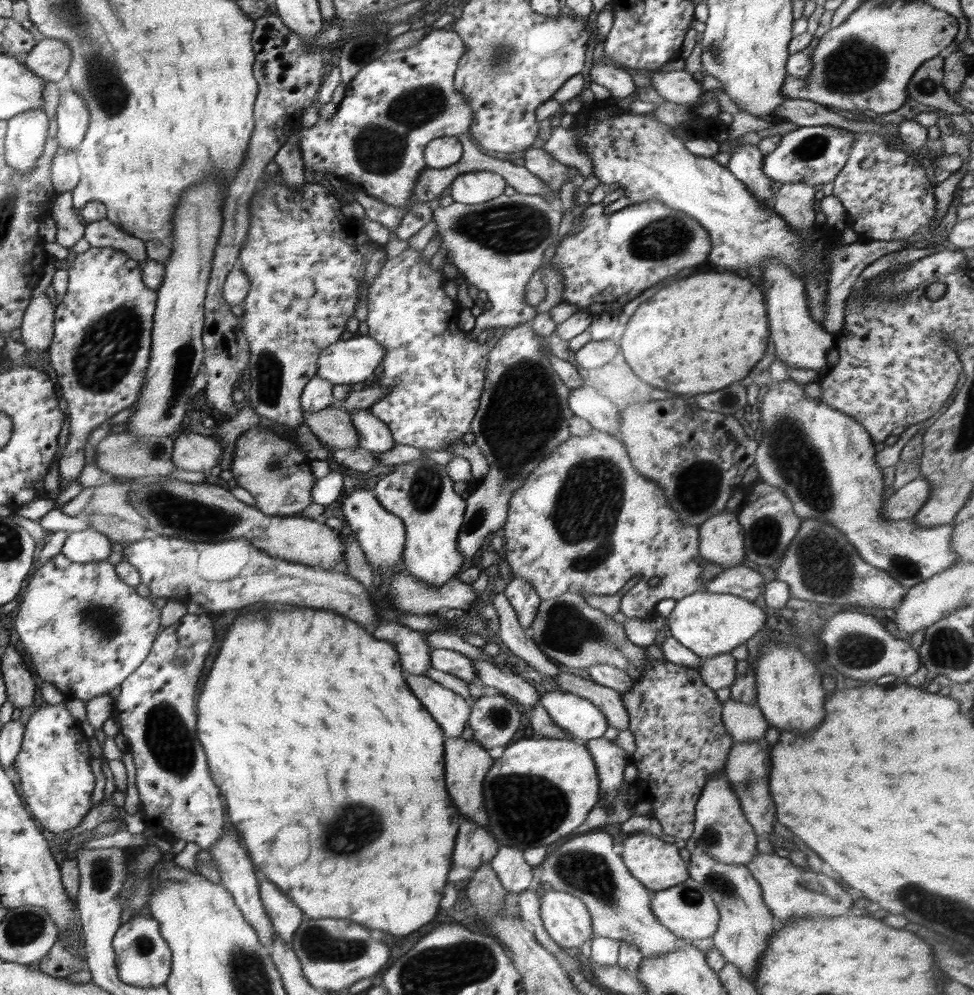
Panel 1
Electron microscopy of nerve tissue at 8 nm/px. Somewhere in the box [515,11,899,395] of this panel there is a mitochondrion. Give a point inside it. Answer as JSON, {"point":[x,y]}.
{"point":[855,66]}

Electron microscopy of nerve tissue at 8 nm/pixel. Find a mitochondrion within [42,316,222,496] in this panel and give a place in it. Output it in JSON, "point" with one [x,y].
{"point":[171,399]}

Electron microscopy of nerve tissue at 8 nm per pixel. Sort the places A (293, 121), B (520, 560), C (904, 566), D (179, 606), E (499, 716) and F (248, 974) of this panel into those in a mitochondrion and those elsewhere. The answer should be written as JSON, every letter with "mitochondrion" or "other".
{"A":"other","B":"other","C":"mitochondrion","D":"other","E":"mitochondrion","F":"mitochondrion"}

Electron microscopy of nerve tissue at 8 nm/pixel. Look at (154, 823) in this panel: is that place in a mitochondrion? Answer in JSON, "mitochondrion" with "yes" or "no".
{"mitochondrion":"no"}

